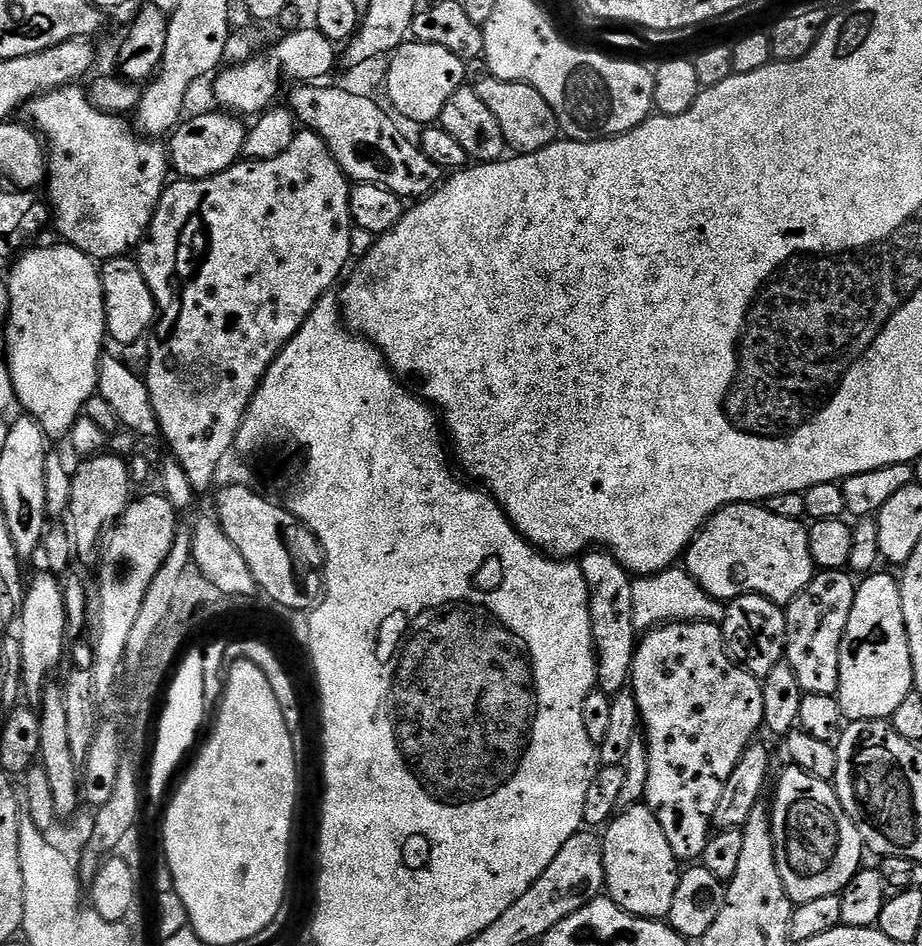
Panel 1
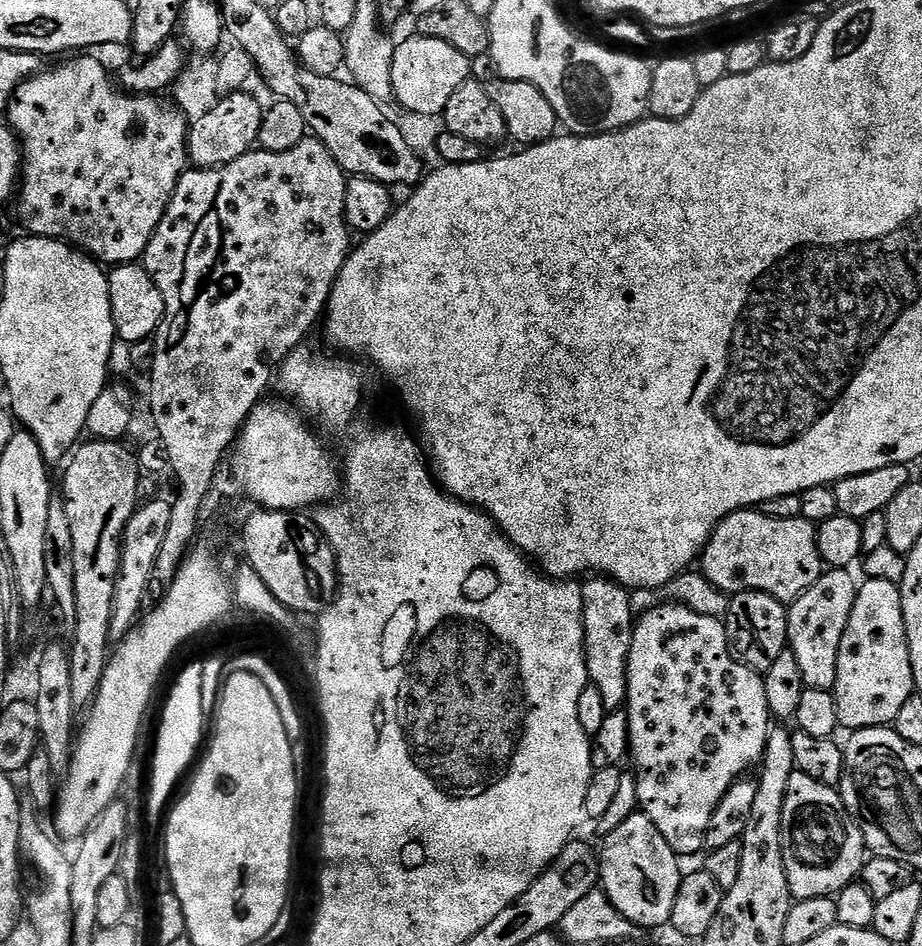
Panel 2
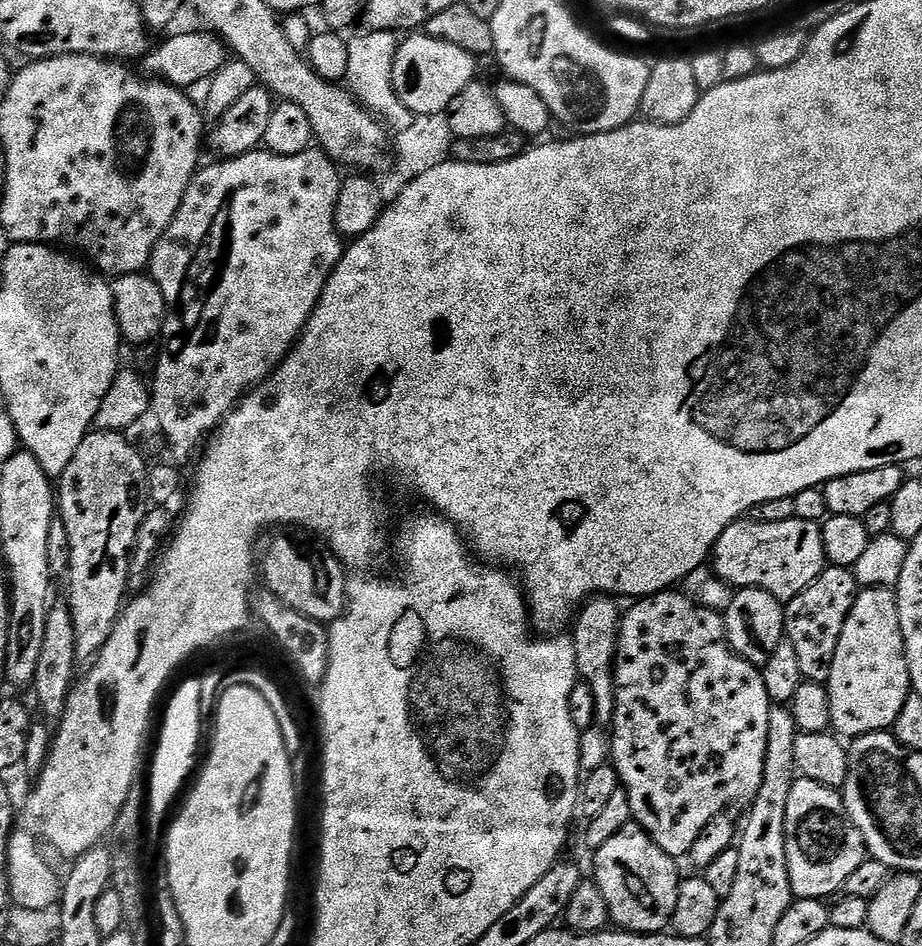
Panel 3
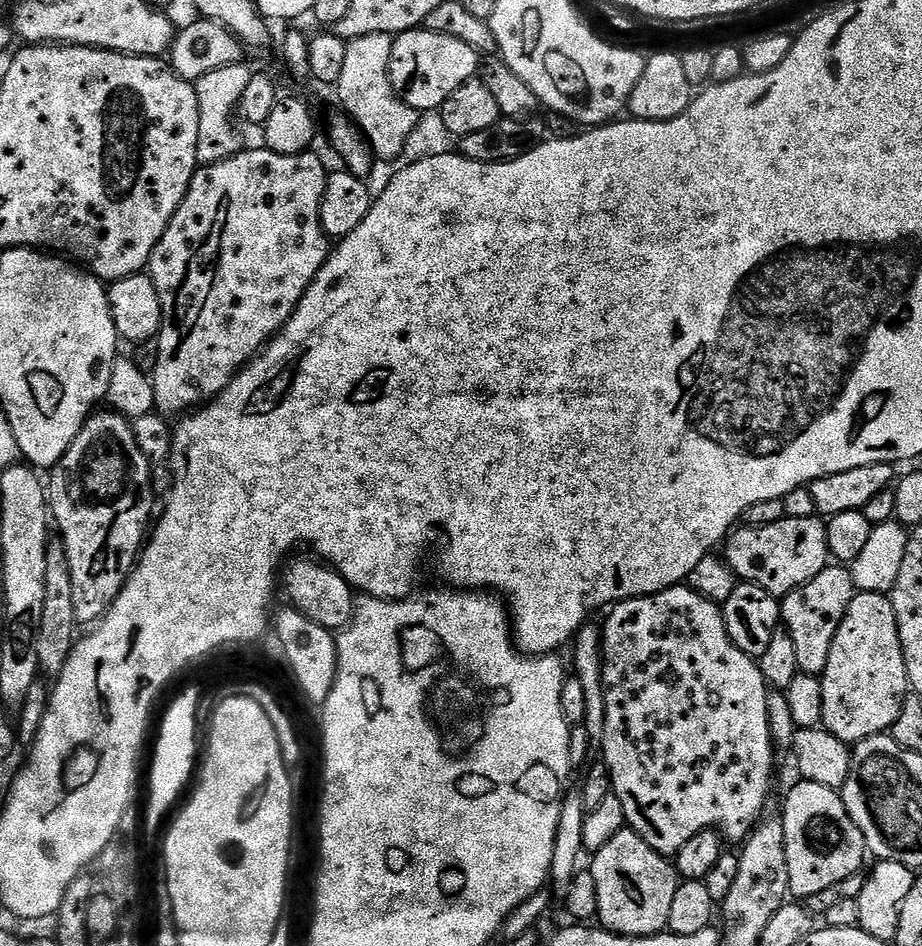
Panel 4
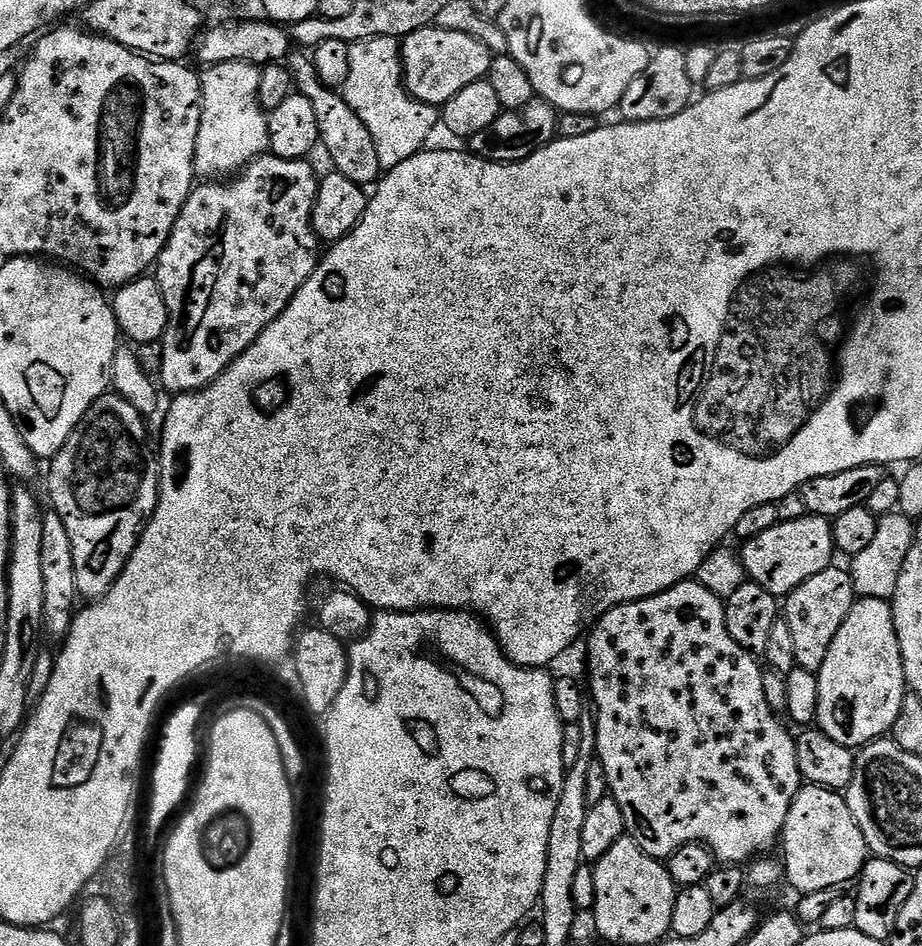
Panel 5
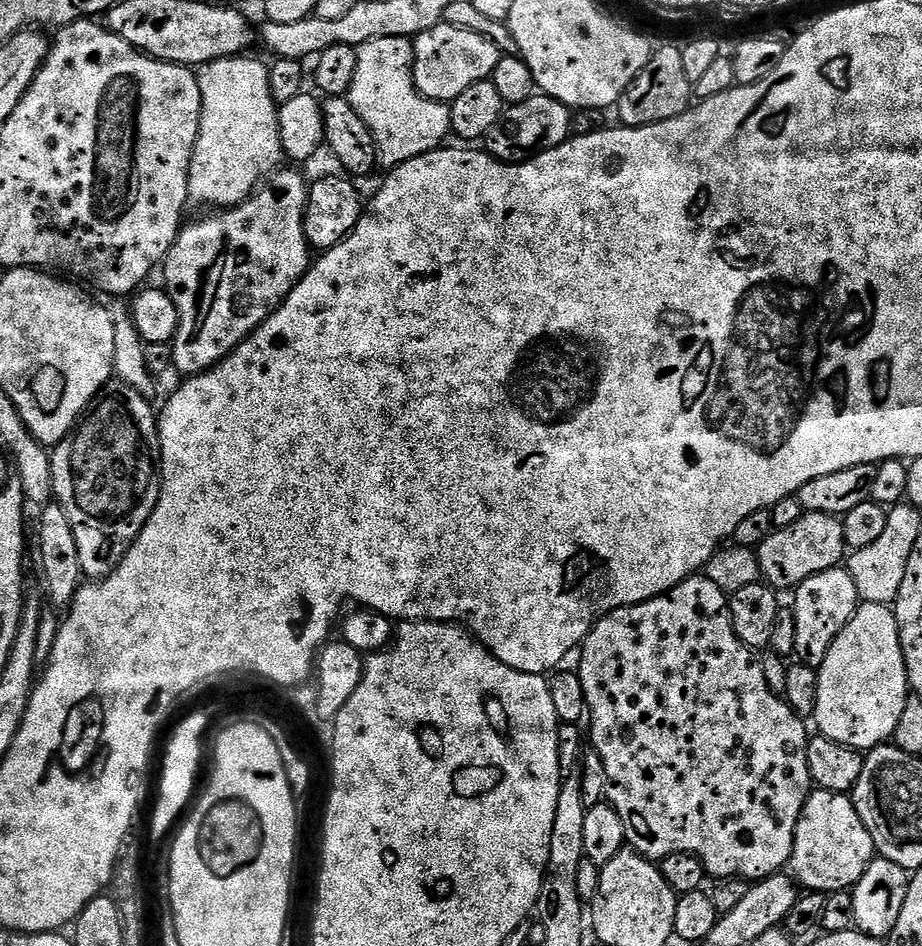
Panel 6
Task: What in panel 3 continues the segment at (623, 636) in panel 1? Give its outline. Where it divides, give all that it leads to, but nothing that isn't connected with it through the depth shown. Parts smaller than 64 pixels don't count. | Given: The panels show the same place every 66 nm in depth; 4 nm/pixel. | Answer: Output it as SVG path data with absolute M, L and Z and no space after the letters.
M607 594L591 597L575 613L574 623L570 628L570 635L574 642L576 675L583 683L588 684L594 693L596 724L600 726L611 725L616 709L616 651L622 615L622 608L616 604L619 603Z

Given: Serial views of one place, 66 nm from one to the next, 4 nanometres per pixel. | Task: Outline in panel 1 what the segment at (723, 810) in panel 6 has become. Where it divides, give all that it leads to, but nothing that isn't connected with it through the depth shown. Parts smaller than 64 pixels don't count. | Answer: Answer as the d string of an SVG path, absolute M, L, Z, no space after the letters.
M678 620L675 623L661 623L659 627L651 631L645 631L639 637L636 646L636 657L632 663L630 677L630 696L636 701L636 709L640 712L642 721L642 739L648 746L648 761L650 762L650 774L646 778L646 794L643 803L658 818L658 826L662 826L662 834L666 834L666 842L674 850L676 859L681 862L696 862L703 857L704 847L712 828L712 815L718 806L718 798L722 798L722 790L726 786L726 778L734 774L734 766L738 766L738 758L748 749L748 745L757 739L756 736L764 728L764 715L762 714L762 690L761 681L741 668L728 654L724 647L724 629L719 624L709 624L706 621Z

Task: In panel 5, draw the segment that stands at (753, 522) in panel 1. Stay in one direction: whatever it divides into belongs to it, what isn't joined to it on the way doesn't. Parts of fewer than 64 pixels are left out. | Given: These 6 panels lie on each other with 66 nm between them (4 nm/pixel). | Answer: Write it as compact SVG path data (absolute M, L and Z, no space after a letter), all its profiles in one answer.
M811 514L782 520L770 526L766 534L758 534L758 538L743 541L739 553L751 583L762 586L772 596L786 598L795 588L802 586L806 578L814 578L814 574L822 574L822 570L833 567L832 556L835 557L837 551L832 520Z

